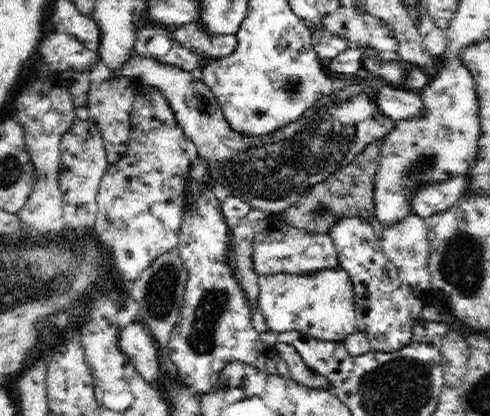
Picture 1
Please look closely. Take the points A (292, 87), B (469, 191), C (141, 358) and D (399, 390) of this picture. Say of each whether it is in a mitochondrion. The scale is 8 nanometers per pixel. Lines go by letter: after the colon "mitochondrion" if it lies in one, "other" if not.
A: mitochondrion
B: other
C: other
D: mitochondrion

